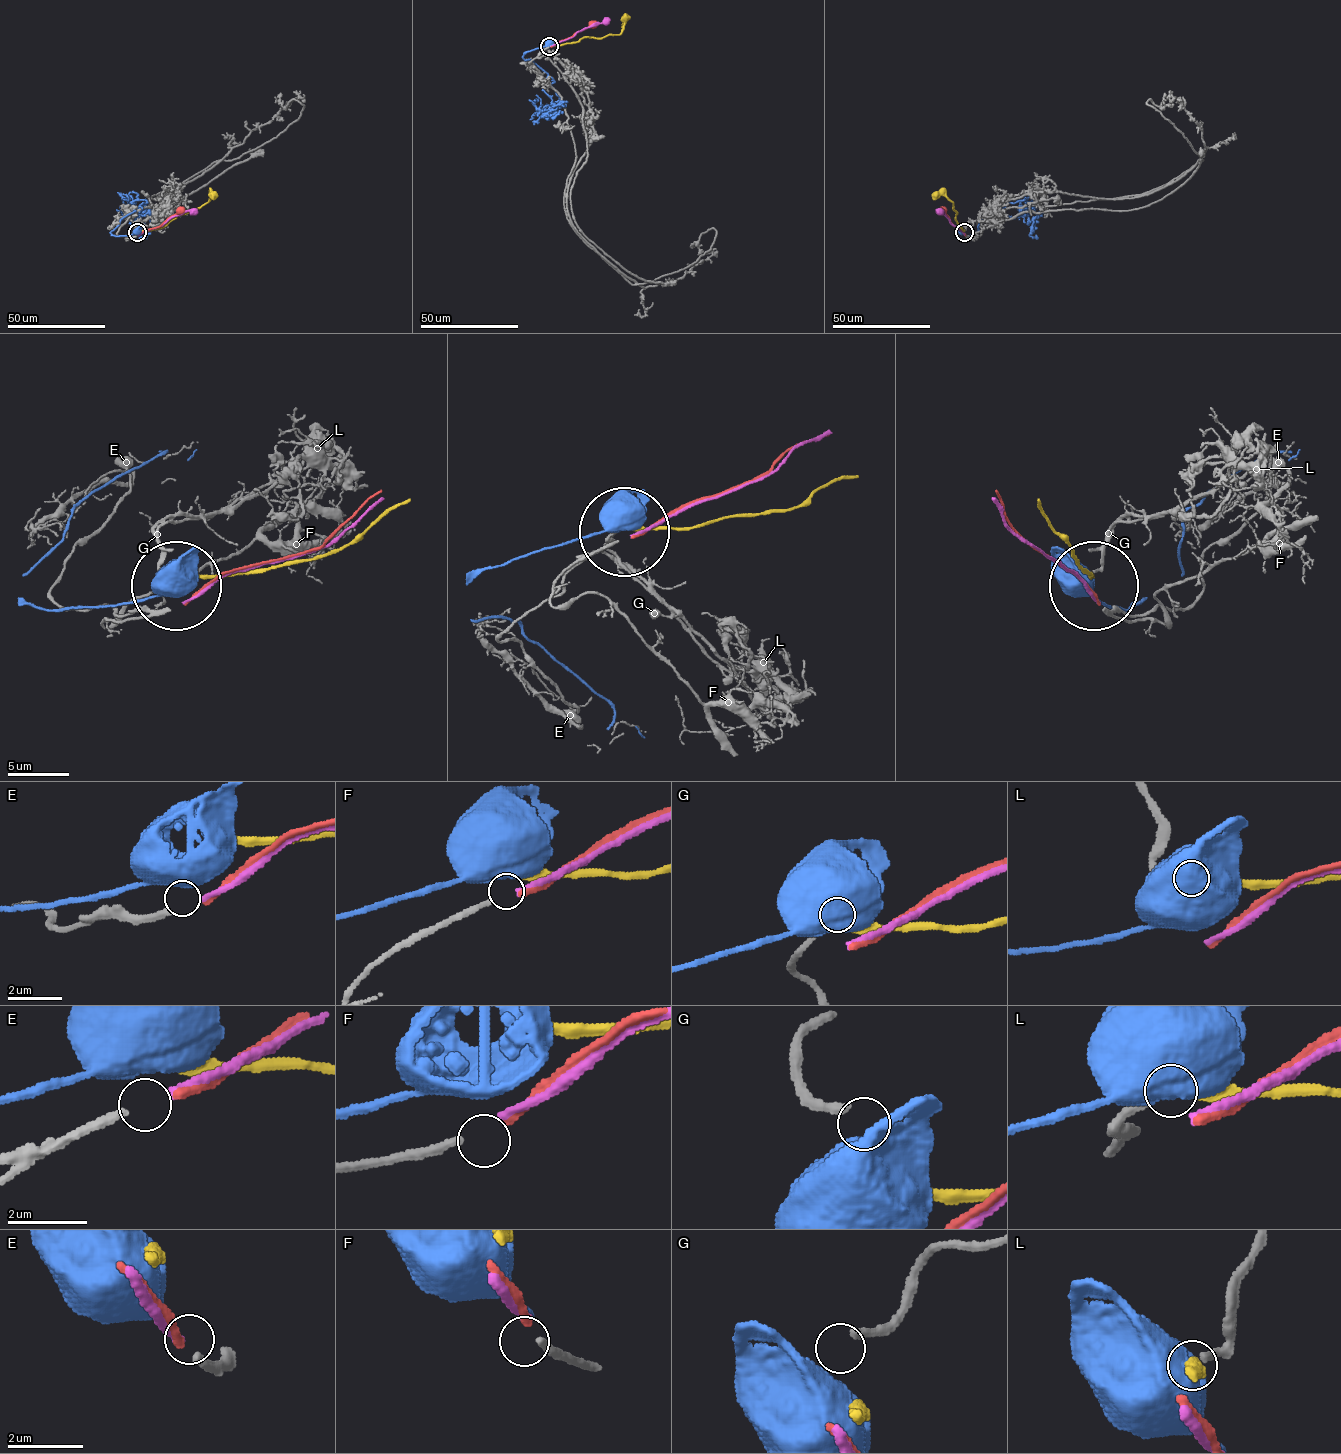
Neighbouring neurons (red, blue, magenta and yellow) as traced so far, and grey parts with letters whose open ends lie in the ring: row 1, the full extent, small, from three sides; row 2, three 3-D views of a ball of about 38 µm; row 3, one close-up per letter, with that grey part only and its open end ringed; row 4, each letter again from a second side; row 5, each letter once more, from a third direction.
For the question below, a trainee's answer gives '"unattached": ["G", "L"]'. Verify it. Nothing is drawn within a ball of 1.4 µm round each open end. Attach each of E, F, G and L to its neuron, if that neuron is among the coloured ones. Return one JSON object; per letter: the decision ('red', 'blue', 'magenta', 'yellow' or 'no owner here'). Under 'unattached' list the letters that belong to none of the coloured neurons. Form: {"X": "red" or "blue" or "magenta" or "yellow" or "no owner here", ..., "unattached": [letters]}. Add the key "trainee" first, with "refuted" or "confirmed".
{"trainee": "refuted", "E": "magenta", "F": "red", "G": "no owner here", "L": "yellow", "unattached": ["G"]}

